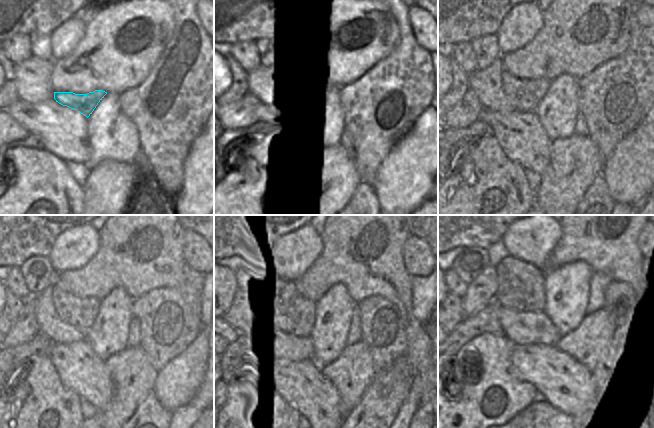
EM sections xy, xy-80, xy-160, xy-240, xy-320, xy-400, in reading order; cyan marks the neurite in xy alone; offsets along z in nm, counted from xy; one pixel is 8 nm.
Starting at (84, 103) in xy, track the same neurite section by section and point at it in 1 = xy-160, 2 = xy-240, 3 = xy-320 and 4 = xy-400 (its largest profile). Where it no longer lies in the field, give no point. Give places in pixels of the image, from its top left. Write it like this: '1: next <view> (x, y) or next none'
1: next xy-160 (524, 95)
2: next xy-240 (80, 313)
3: next xy-320 (298, 314)
4: next xy-400 (520, 285)

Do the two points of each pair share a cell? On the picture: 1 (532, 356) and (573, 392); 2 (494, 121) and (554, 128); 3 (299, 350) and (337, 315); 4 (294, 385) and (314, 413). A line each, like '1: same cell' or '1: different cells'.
1: same cell
2: different cells
3: different cells
4: same cell

